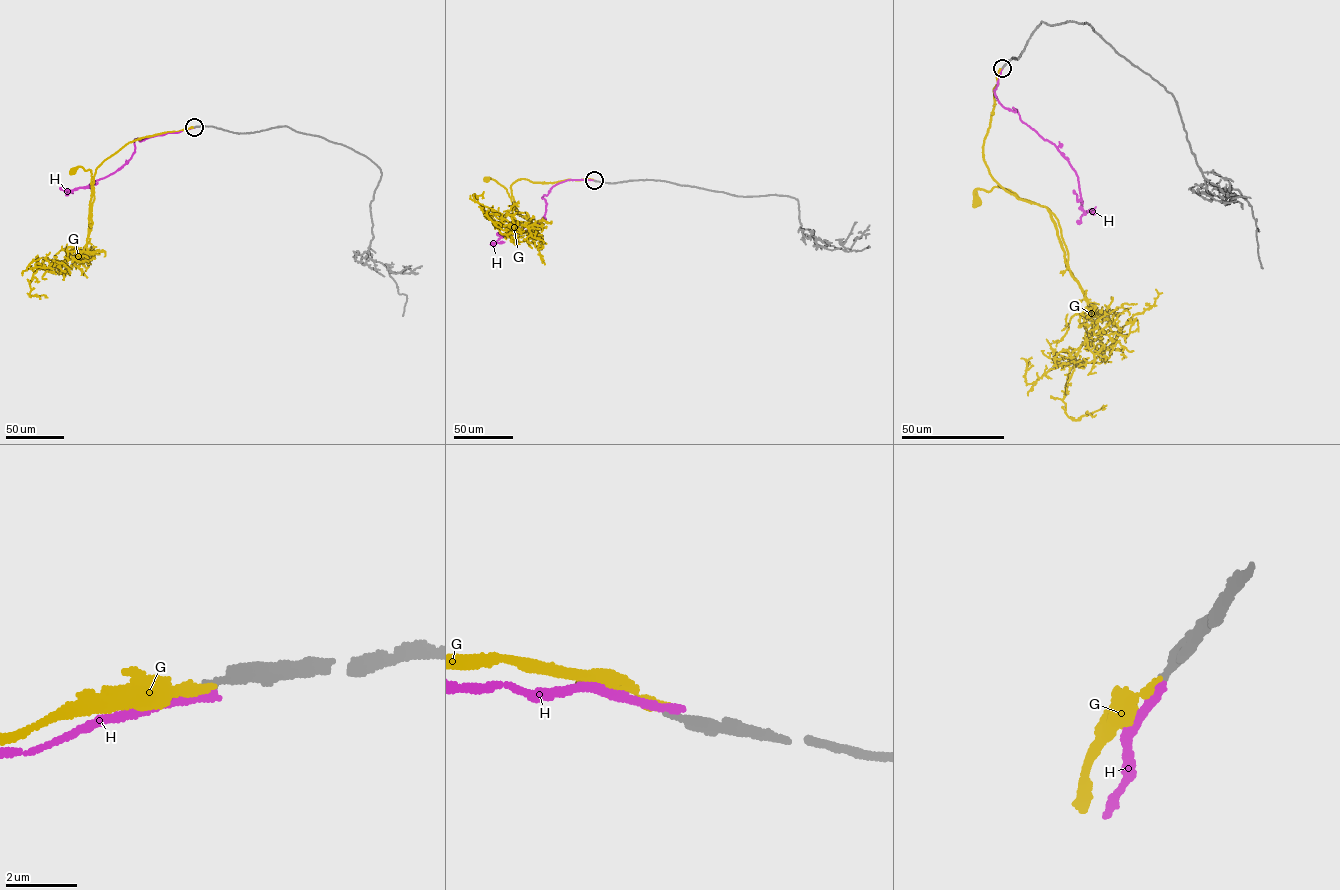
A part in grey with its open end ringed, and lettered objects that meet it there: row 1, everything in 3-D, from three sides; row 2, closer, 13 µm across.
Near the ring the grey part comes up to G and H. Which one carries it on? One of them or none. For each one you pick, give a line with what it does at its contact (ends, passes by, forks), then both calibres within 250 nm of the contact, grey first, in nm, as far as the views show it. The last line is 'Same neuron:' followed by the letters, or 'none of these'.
G: it ends there; 240 nm thick on the grey side, 280 nm on the other
Same neuron: G

